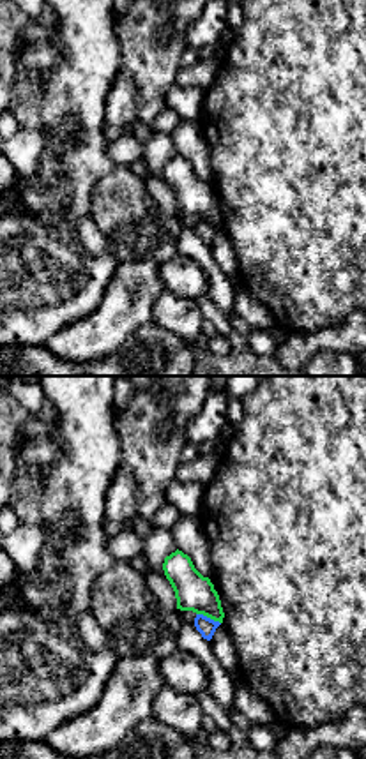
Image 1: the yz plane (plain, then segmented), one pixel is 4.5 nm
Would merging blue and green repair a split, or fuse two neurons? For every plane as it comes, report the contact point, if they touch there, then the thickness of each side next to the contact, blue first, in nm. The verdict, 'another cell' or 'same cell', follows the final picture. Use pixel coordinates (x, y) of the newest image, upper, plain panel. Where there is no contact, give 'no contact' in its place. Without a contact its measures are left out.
(209, 223) | 80/170 nm

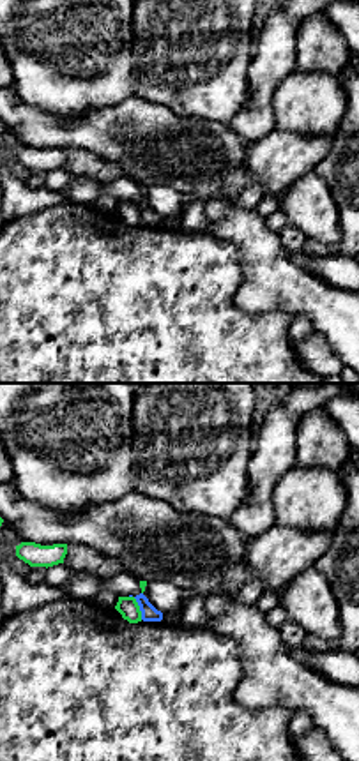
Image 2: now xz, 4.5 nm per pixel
(138, 209) | 80/90 nm

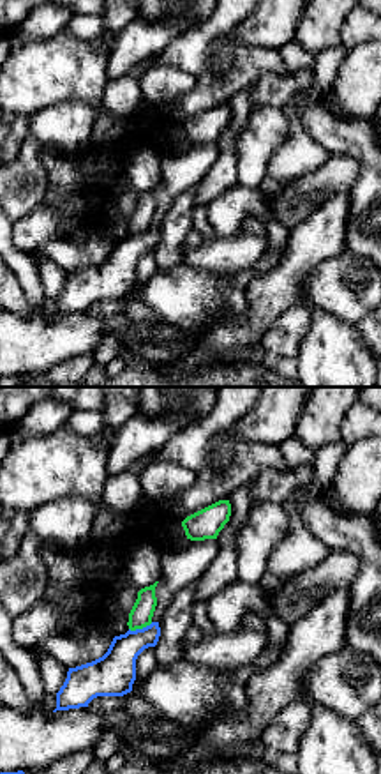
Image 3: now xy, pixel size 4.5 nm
(140, 234) | 200/100 nm

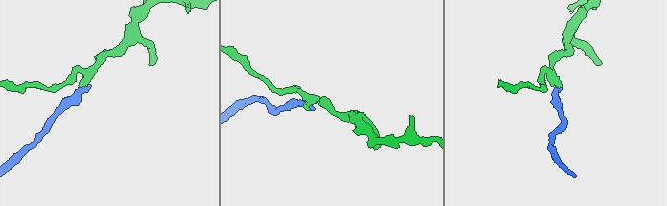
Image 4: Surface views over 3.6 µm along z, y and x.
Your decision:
another cell

